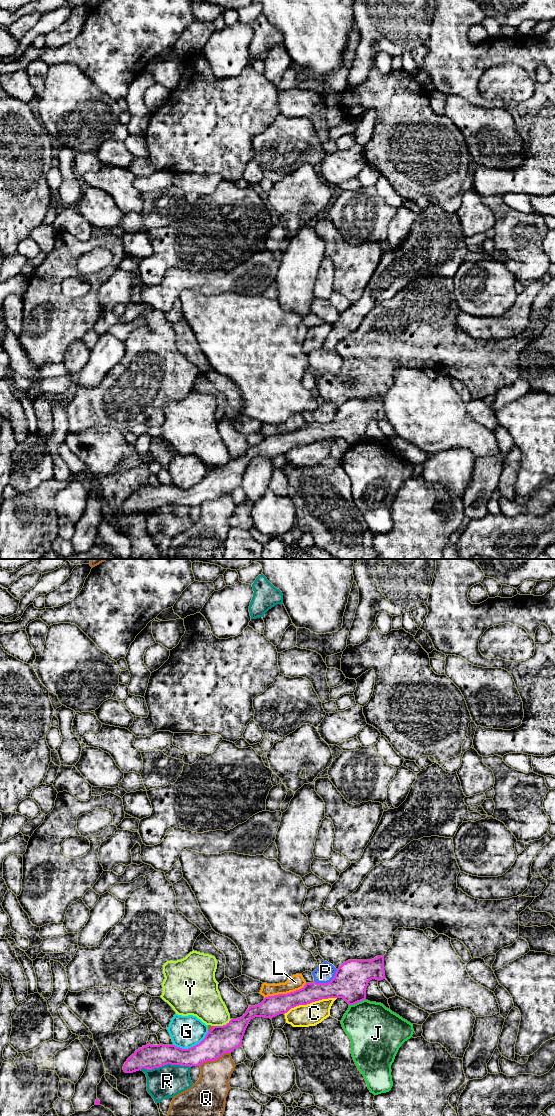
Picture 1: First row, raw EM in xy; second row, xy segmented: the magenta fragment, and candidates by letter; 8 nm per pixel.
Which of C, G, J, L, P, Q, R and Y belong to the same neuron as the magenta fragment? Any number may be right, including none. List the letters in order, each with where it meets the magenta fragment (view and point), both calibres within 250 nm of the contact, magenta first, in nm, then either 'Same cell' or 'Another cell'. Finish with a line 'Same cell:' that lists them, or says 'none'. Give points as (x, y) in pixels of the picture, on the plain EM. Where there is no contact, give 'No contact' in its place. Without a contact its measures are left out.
C: Touches magenta at xy (310, 442). Thickness 160 nm (magenta) against 180 nm. Another cell
G: Touches magenta at xy (191, 487). Thickness 220 nm (magenta) against 260 nm. Another cell
J: Touches magenta at xy (357, 442). Thickness 280 nm (magenta) against 400 nm. Another cell
L: Touches magenta at xy (285, 434). Thickness 170 nm (magenta) against 120 nm. Another cell
P: Touches magenta at xy (328, 422). Thickness 280 nm (magenta) against 150 nm. Another cell
Q: Touches magenta at xy (214, 500). Thickness 220 nm (magenta) against 260 nm. Another cell
R: Touches magenta at xy (165, 504). Thickness 190 nm (magenta) against 260 nm. Another cell
Y: Touches magenta at xy (223, 465). Thickness 220 nm (magenta) against 280 nm. Another cell
Same cell: none

